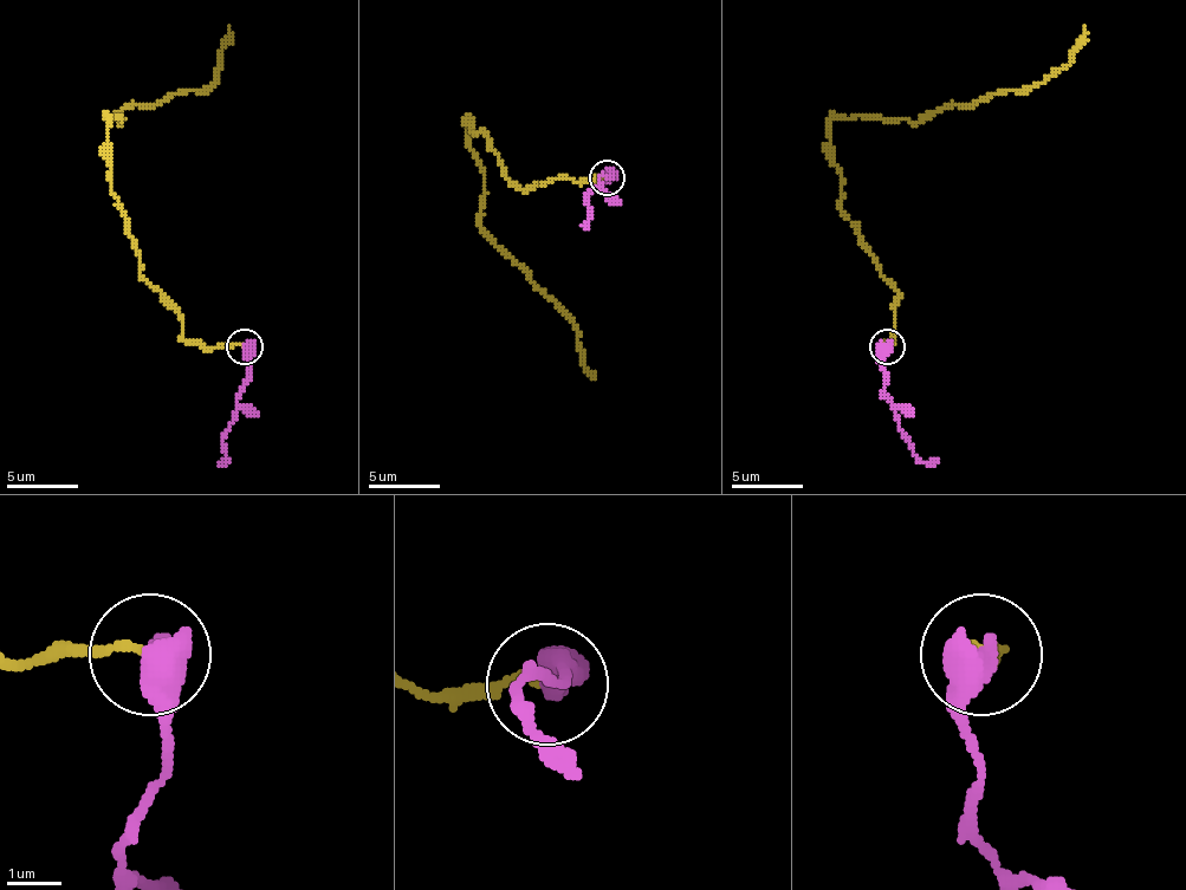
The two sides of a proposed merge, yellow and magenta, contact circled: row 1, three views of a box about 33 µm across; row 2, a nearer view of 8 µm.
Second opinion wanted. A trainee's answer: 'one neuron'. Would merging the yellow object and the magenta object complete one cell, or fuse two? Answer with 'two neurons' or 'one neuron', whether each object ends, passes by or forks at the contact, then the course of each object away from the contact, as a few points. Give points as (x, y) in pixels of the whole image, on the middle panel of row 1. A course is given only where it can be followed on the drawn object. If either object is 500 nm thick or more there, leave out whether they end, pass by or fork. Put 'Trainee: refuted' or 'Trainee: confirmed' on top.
Trainee: refuted
two neurons; yellow runs (606, 179), (552, 179), (520, 189), (470, 122), (473, 157), (484, 175), (480, 221), (570, 322), (591, 375); magenta runs (606, 179), (609, 179), (602, 175), (584, 200), (588, 214), (584, 228)

